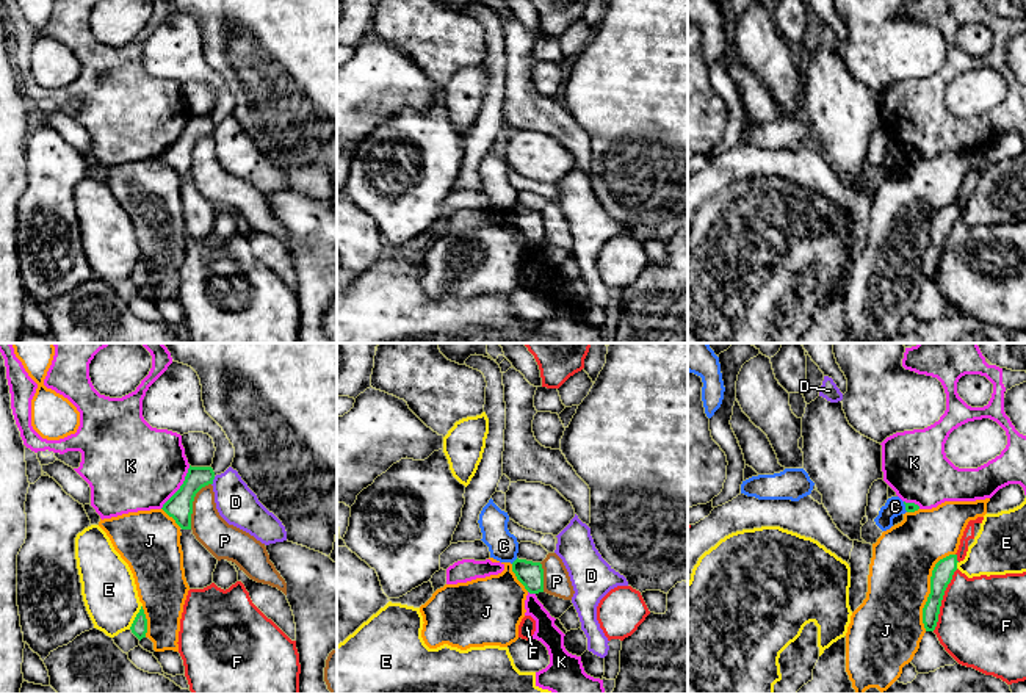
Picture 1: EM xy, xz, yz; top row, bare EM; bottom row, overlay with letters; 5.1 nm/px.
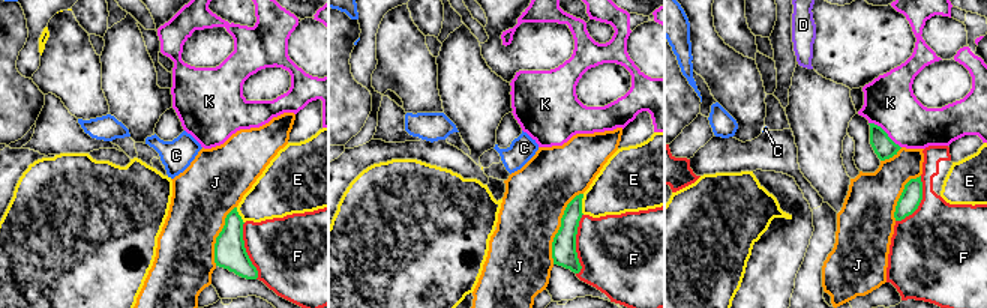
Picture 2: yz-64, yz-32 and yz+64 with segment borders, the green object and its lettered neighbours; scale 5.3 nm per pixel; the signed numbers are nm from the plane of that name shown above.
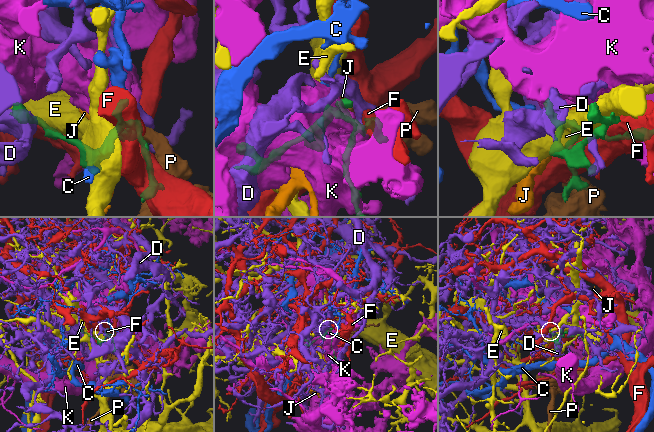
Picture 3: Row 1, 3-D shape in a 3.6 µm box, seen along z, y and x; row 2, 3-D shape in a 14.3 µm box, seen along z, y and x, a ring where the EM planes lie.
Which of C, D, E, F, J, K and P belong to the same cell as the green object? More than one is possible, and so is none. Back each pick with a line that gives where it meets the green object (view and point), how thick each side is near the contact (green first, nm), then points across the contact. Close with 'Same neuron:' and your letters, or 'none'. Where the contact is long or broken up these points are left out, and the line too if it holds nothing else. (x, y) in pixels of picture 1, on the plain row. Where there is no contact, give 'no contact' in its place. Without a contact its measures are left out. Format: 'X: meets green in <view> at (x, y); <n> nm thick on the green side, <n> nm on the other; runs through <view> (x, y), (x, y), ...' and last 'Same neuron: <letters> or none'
Same neuron: none

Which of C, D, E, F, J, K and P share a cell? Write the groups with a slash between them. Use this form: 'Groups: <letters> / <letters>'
Groups: C / D / E / F / J / K / P

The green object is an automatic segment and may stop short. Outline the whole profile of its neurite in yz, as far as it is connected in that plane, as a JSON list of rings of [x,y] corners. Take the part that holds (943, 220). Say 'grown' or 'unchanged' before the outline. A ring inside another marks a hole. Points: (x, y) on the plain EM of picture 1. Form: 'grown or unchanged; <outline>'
unchanged; [[[949,204],[940,208],[930,226],[930,243],[923,257],[923,273],[926,280],[934,280],[938,271],[940,255],[948,233],[957,219],[957,204]]]

